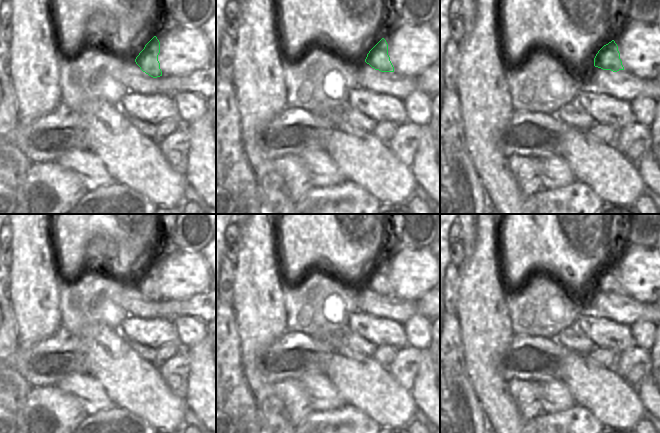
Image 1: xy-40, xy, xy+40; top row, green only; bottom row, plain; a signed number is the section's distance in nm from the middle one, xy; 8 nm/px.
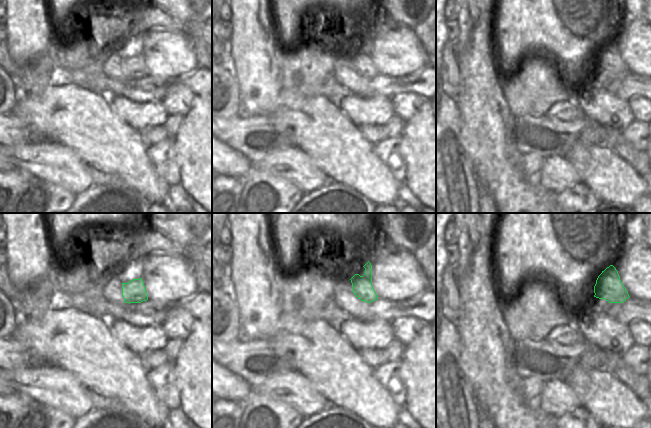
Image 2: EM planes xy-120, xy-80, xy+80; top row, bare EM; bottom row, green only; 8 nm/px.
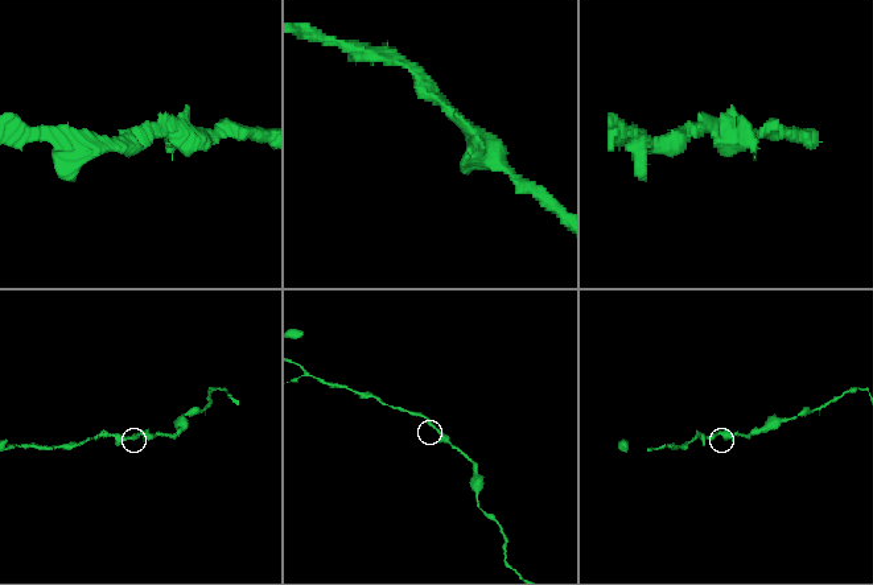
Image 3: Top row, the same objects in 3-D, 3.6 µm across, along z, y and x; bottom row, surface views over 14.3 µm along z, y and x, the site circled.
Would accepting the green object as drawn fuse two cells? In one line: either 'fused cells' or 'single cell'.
single cell

